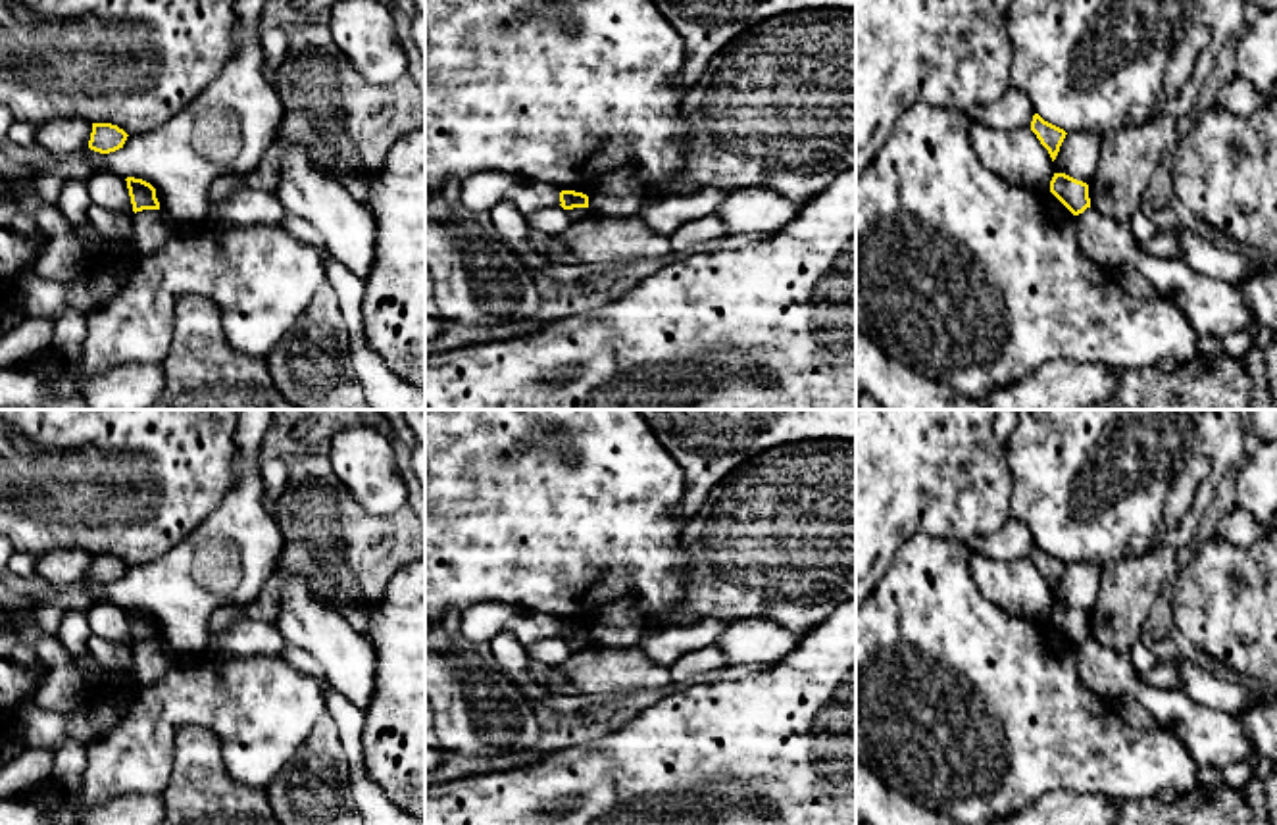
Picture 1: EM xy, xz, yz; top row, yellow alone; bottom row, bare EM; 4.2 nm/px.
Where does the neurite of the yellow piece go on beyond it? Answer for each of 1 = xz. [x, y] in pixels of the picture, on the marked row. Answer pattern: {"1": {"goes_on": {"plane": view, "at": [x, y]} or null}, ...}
{"1": {"goes_on": null}}

